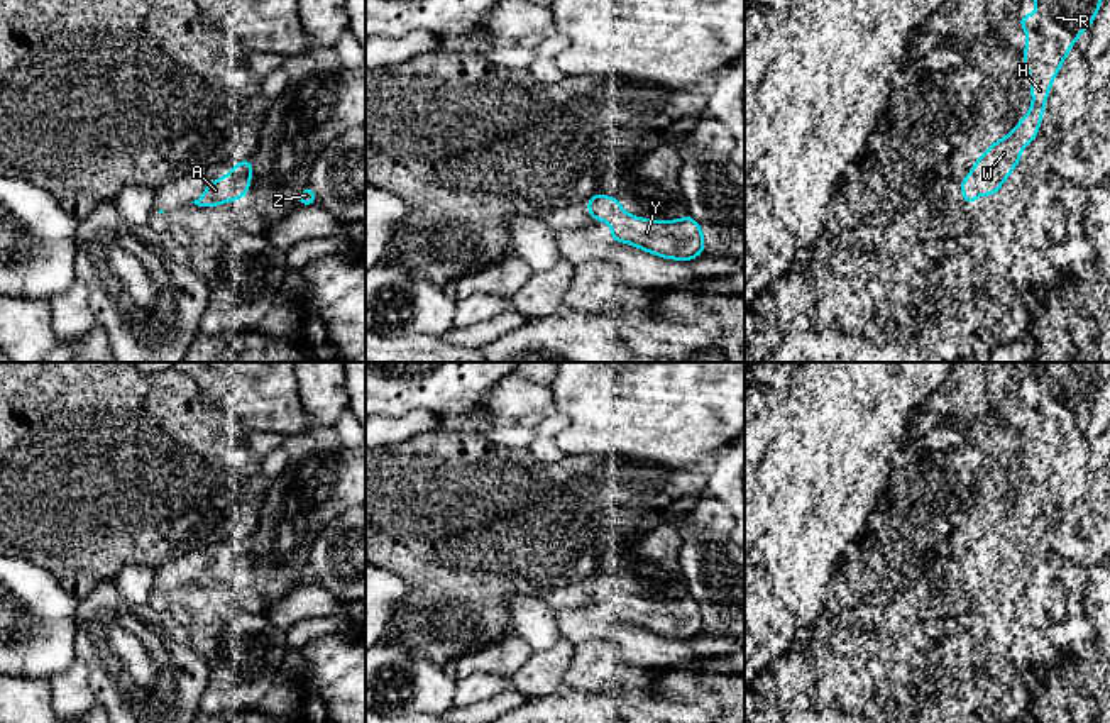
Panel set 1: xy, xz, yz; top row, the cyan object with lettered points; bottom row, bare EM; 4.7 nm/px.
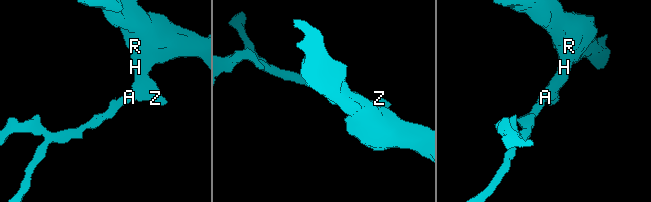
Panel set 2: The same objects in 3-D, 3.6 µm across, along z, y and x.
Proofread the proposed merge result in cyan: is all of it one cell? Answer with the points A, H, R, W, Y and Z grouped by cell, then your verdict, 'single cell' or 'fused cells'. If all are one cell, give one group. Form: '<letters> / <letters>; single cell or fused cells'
A H R W Y Z; single cell

